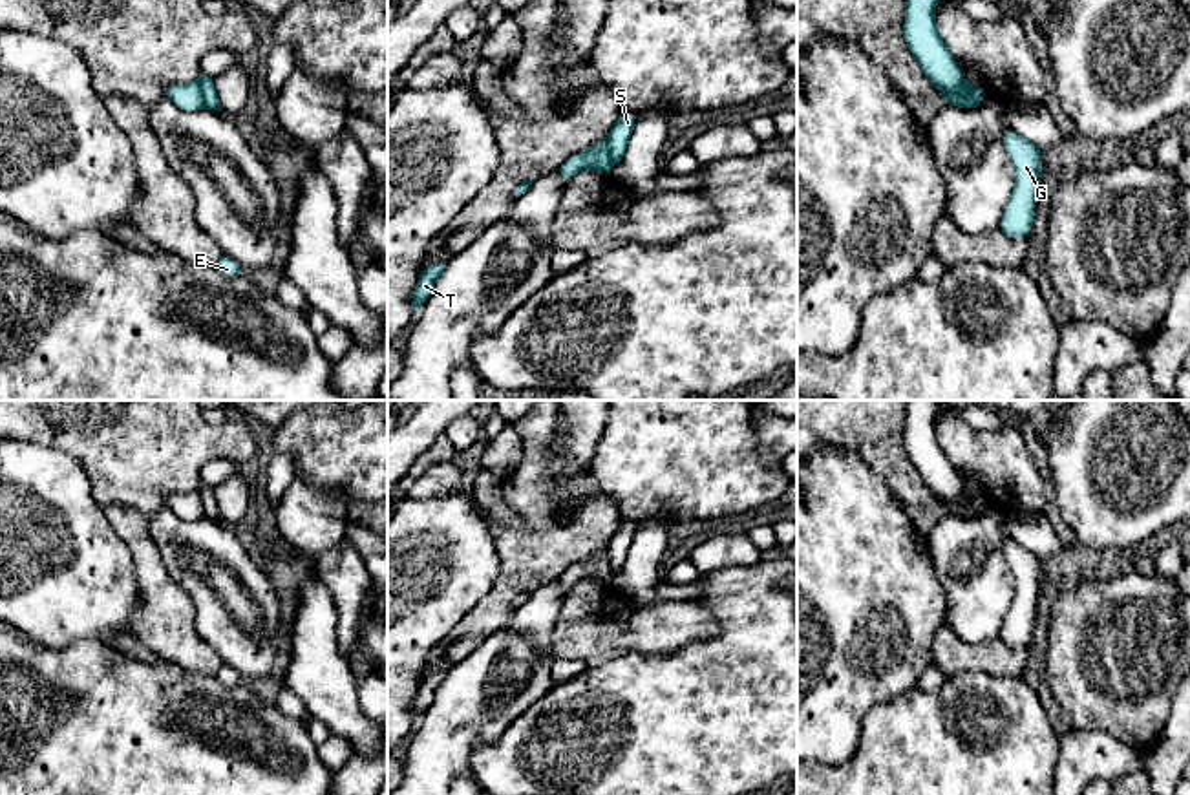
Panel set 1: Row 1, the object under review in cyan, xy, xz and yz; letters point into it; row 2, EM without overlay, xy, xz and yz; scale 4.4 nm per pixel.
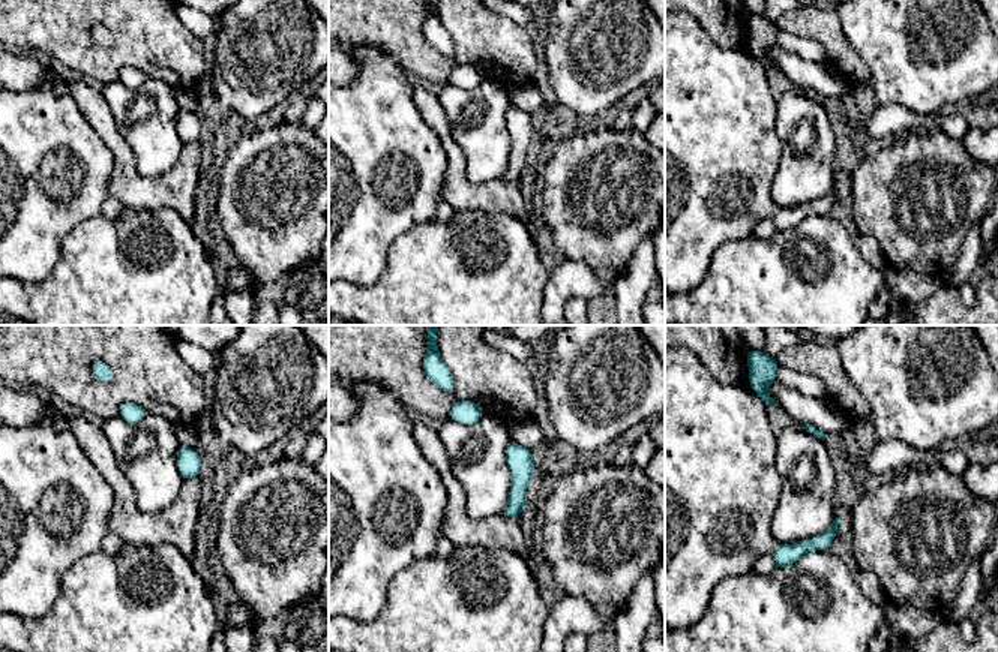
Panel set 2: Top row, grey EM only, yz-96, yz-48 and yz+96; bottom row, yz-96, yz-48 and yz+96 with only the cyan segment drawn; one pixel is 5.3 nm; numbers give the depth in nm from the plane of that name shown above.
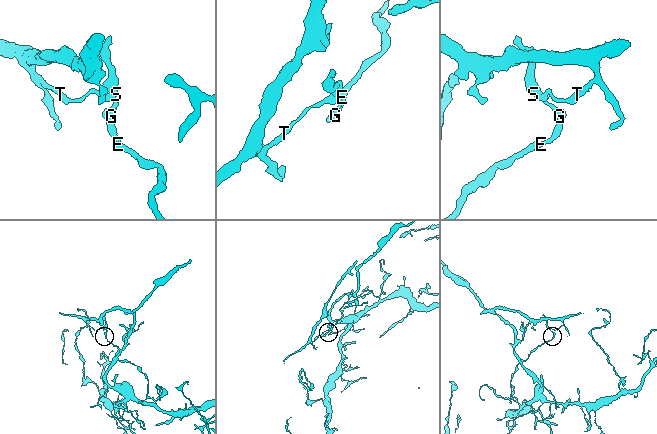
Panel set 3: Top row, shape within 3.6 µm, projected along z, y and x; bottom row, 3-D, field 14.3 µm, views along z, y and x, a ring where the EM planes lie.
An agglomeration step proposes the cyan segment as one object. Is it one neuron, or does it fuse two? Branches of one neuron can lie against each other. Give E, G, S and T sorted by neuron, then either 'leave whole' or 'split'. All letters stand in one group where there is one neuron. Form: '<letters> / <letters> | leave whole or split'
E G S / T | split

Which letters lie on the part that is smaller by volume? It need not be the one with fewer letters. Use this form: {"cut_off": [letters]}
{"cut_off": ["T"]}

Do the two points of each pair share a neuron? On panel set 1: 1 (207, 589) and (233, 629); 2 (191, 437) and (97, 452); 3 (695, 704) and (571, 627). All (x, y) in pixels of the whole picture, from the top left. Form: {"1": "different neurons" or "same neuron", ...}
{"1": "same neuron", "2": "same neuron", "3": "different neurons"}

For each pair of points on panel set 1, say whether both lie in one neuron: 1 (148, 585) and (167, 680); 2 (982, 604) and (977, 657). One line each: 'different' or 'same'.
1: different
2: different

